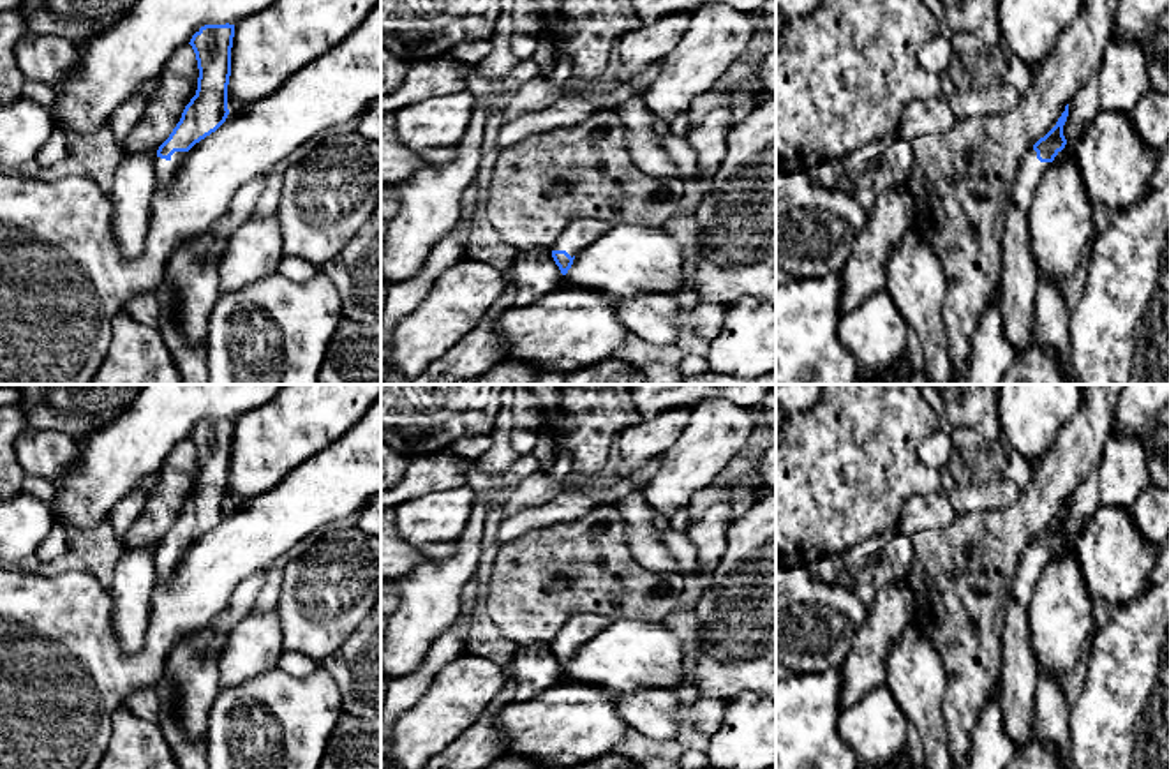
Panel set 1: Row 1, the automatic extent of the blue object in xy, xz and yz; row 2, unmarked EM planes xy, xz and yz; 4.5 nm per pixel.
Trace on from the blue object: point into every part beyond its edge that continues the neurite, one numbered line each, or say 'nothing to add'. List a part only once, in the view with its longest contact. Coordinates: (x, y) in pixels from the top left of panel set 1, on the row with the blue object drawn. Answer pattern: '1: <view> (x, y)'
1: xy (164, 170)

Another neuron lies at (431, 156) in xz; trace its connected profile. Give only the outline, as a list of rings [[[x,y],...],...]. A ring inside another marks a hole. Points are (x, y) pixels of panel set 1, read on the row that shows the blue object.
[[[455,146],[425,148],[416,152],[418,159],[427,164],[439,164],[455,157]]]

